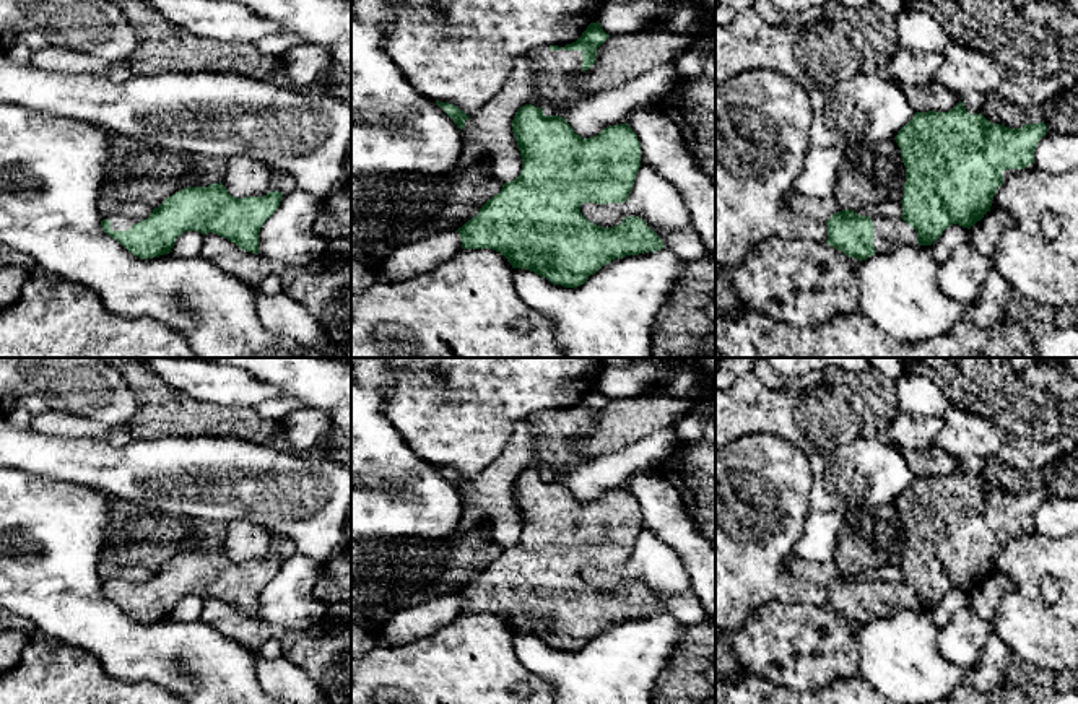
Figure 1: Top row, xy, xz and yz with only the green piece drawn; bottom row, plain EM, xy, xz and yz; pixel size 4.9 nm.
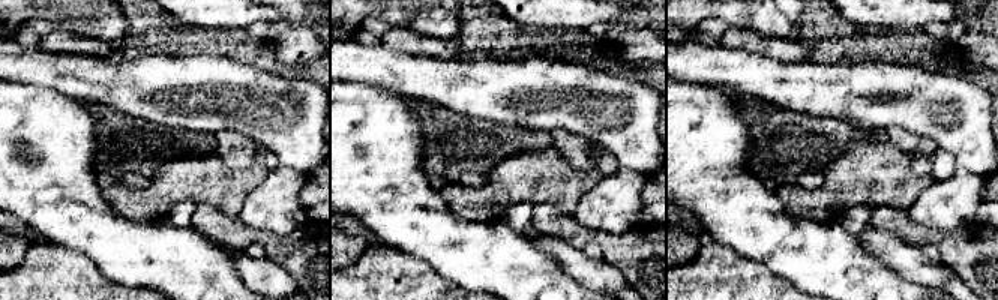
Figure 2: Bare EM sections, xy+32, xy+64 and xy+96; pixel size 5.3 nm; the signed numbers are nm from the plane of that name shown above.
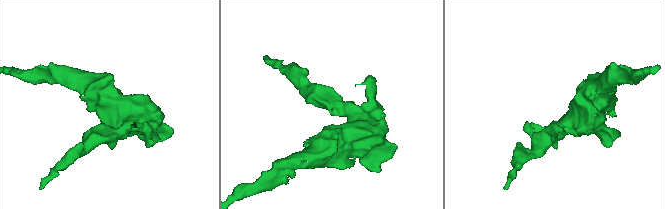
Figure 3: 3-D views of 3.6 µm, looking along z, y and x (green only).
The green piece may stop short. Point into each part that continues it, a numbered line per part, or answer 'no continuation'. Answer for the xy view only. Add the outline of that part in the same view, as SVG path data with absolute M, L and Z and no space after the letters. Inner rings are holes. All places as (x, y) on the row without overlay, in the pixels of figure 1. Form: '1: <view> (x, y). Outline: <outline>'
1: xy (117, 586). Outline: M122 579L102 580L102 584L109 584L111 585L111 593L112 595L127 595L133 589L141 585L141 584L135 584L135 582L128 582L128 580L122 580Z

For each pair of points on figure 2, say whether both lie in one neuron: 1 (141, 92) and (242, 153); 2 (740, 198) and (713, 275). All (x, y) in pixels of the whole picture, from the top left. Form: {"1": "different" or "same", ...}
{"1": "different", "2": "different"}

